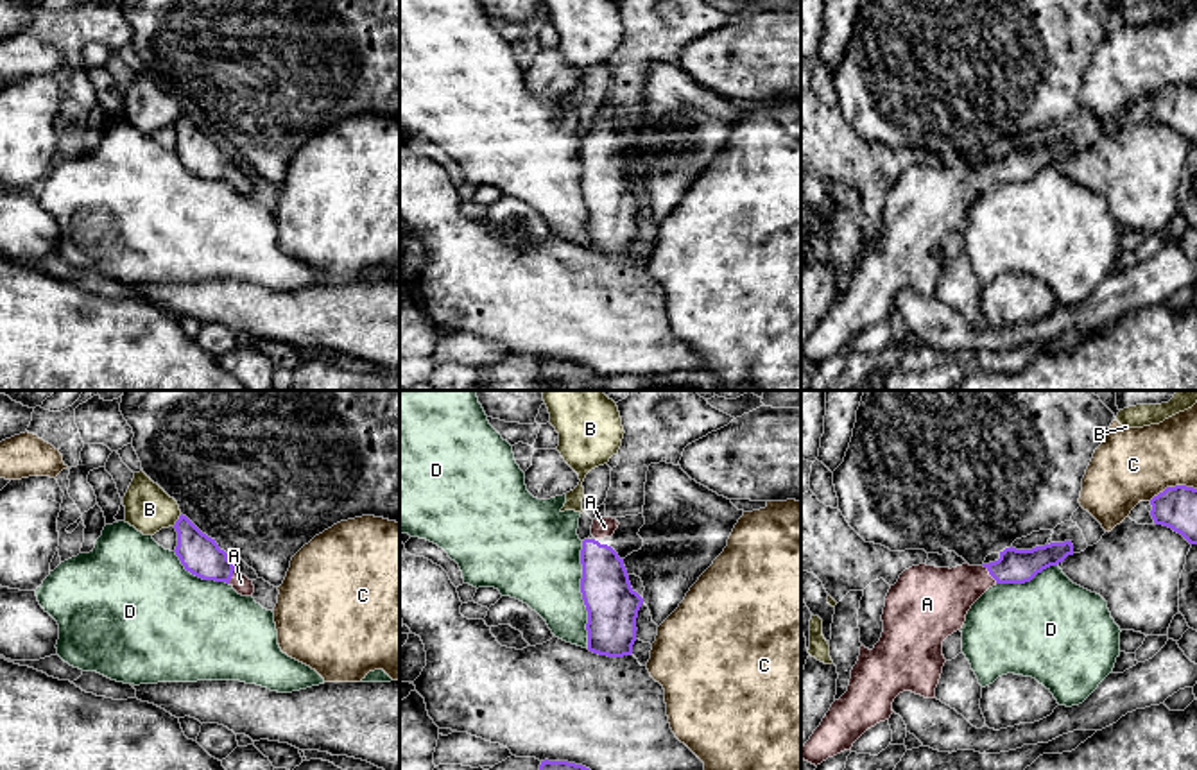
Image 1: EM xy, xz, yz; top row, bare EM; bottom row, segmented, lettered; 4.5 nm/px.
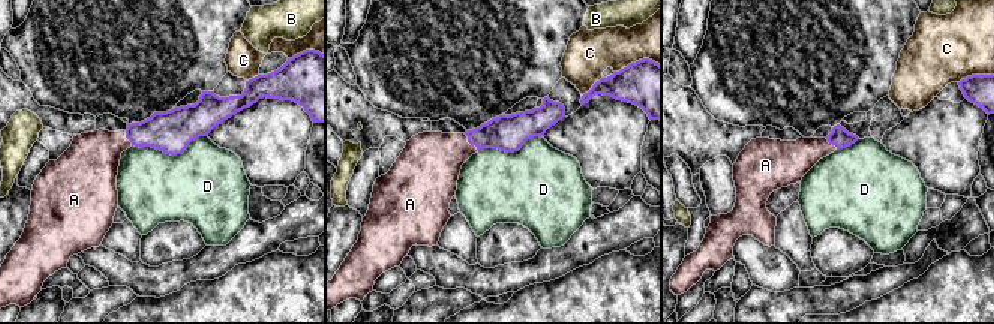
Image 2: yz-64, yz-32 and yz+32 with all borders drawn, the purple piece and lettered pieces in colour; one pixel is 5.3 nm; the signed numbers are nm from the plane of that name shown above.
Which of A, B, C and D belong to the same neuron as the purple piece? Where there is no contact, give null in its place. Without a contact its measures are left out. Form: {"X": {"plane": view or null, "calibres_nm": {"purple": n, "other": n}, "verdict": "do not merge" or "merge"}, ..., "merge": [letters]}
{"A": {"plane": "yz", "calibres_nm": {"purple": 160, "other": 280}, "verdict": "merge"}, "B": {"plane": "xy", "calibres_nm": {"purple": 180, "other": 200}, "verdict": "do not merge"}, "C": {"plane": "yz", "calibres_nm": {"purple": 190, "other": 340}, "verdict": "do not merge"}, "D": {"plane": "xz", "calibres_nm": {"purple": 240, "other": 380}, "verdict": "do not merge"}, "merge": ["A"]}

